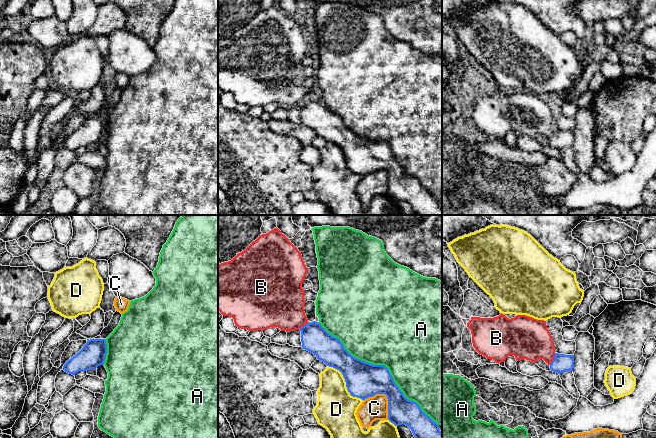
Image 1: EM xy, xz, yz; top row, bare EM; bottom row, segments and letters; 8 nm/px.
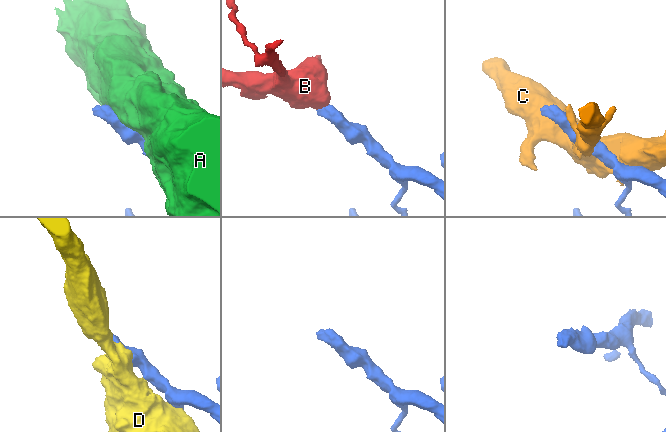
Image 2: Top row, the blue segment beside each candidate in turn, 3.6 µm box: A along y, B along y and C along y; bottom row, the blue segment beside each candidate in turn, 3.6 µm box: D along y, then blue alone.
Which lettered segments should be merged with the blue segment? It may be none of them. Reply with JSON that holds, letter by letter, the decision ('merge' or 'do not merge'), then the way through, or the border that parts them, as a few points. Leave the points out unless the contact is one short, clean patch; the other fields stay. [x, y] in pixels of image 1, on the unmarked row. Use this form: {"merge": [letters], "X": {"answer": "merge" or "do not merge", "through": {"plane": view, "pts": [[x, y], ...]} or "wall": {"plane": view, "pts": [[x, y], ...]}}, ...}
{"merge": ["B"], "A": {"answer": "do not merge"}, "B": {"answer": "merge", "through": {"plane": "yz", "pts": [[561, 139], [554, 135], [530, 115]]}}, "C": {"answer": "do not merge"}, "D": {"answer": "do not merge"}}

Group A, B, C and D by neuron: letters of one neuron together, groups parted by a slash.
A / B / C / D

